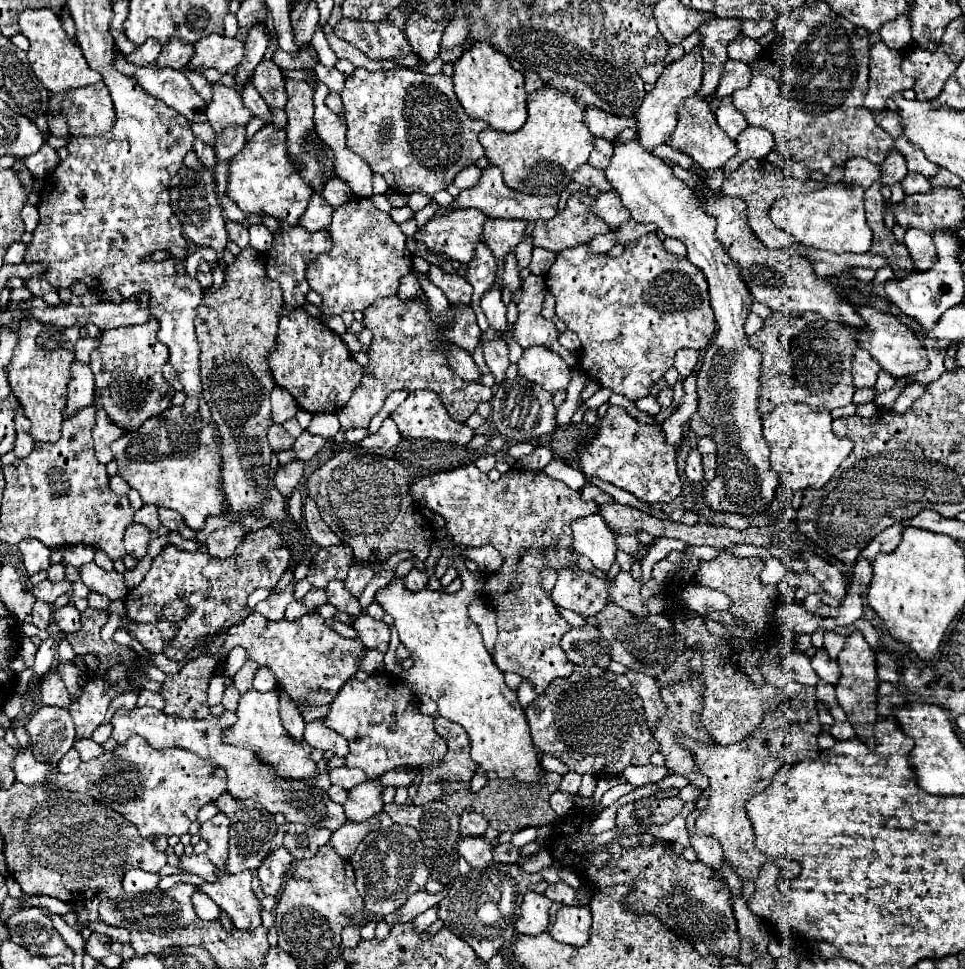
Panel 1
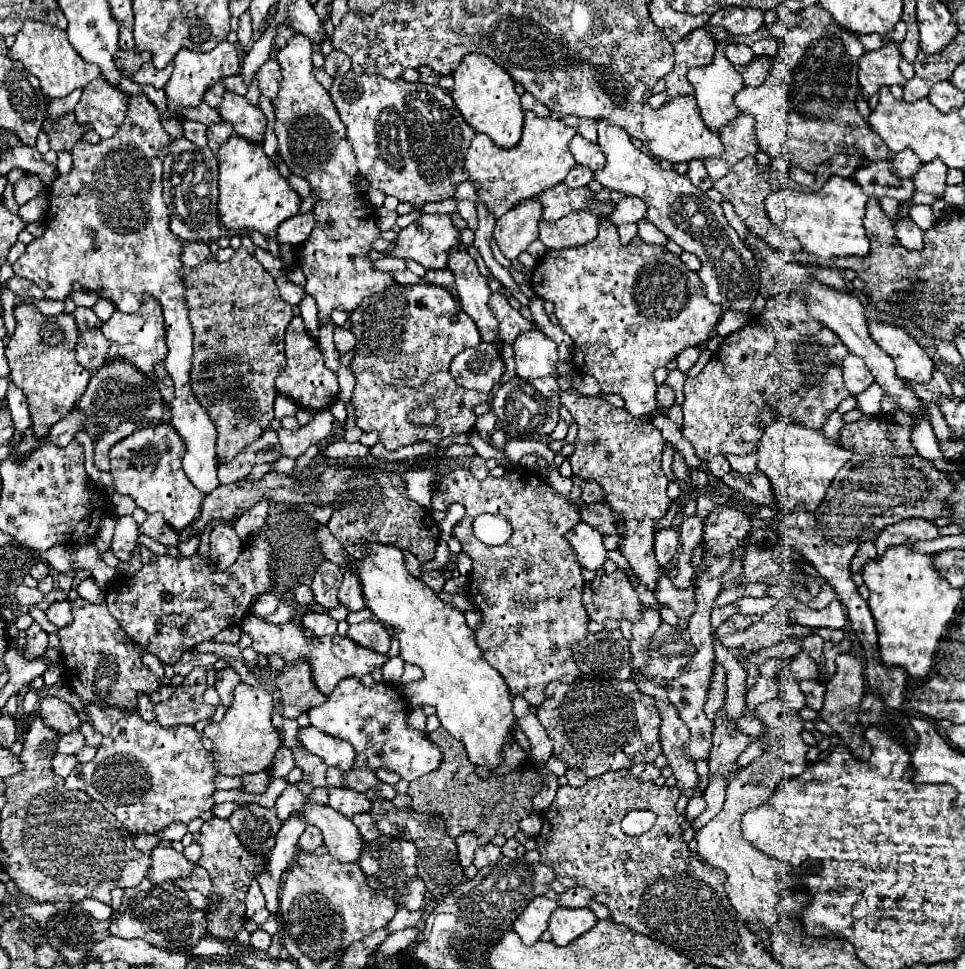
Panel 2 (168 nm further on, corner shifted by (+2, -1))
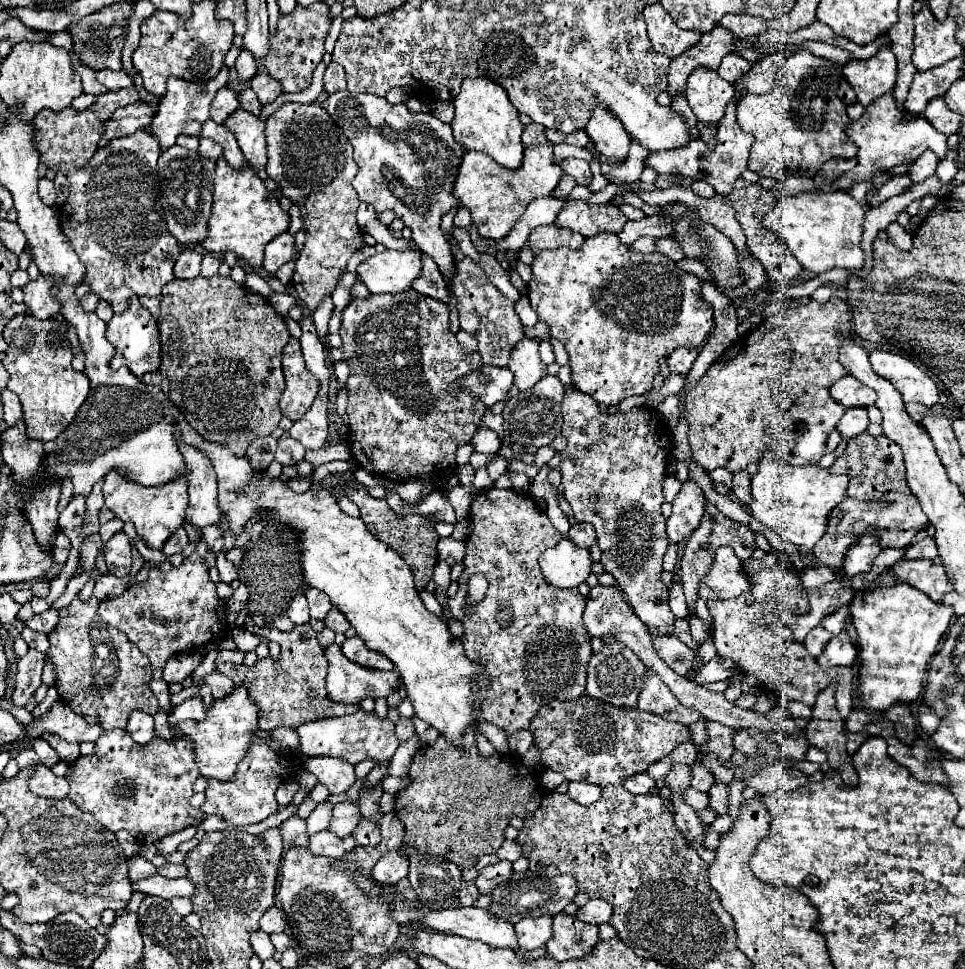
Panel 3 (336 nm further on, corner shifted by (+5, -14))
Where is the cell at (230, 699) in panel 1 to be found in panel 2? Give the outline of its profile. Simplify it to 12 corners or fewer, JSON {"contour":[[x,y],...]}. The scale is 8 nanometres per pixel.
{"contour":[[232,668],[216,672],[222,706],[232,704],[240,676]]}

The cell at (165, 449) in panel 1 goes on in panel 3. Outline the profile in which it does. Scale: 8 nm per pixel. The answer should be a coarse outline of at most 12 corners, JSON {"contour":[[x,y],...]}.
{"contour":[[187,479],[157,487],[103,481],[105,507],[151,549],[185,521]]}

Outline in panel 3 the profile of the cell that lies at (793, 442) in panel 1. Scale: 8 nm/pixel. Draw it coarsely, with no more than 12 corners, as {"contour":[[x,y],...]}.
{"contour":[[769,457],[749,513],[805,557],[849,479]]}

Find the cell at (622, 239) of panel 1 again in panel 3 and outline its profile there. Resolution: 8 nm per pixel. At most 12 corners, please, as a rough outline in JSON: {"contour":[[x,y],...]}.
{"contour":[[673,237],[659,239],[657,251],[673,261],[685,259],[681,243]]}

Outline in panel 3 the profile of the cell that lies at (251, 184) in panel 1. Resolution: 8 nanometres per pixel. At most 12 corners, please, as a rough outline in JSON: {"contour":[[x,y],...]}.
{"contour":[[217,159],[203,249],[259,269],[289,227],[253,169]]}

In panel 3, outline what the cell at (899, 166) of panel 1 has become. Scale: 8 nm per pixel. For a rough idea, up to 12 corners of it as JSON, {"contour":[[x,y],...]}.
{"contour":[[931,151],[913,163],[909,171],[913,183],[921,183],[935,173],[937,155]]}

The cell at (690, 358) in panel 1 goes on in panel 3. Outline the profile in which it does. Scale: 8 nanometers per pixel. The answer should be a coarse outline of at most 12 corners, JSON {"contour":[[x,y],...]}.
{"contour":[[677,347],[667,357],[671,373],[689,373],[699,351]]}

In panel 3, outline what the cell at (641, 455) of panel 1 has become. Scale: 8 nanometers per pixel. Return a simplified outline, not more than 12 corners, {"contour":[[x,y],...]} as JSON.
{"contour":[[561,403],[563,491],[635,615],[673,635],[651,407]]}

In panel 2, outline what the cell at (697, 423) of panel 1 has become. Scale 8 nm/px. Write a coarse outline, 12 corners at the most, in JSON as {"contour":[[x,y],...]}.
{"contour":[[768,298],[686,378],[700,460],[818,430],[850,396],[844,342]]}

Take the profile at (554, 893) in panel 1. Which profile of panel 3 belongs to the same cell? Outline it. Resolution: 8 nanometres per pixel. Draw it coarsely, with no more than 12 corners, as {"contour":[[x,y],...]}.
{"contour":[[591,899],[577,917],[591,925],[609,923],[613,907],[605,899]]}

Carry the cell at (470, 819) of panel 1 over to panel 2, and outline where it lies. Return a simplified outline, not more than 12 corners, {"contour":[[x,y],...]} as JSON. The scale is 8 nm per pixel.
{"contour":[[460,834],[456,838],[460,864],[466,868],[474,860],[478,846],[476,834]]}

